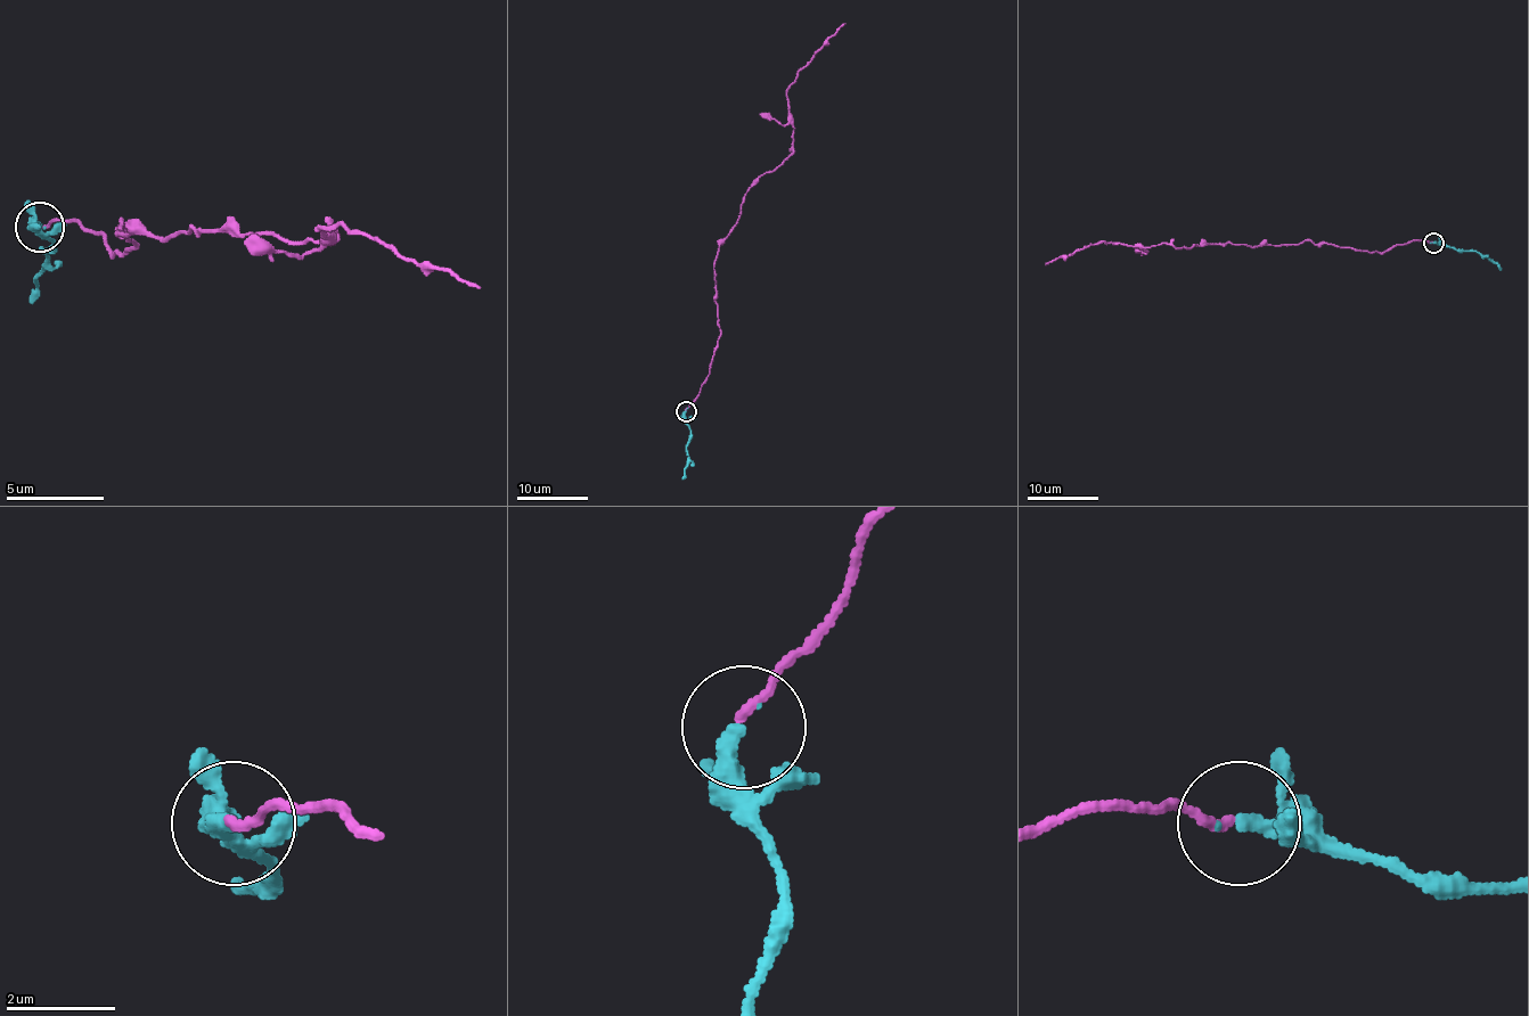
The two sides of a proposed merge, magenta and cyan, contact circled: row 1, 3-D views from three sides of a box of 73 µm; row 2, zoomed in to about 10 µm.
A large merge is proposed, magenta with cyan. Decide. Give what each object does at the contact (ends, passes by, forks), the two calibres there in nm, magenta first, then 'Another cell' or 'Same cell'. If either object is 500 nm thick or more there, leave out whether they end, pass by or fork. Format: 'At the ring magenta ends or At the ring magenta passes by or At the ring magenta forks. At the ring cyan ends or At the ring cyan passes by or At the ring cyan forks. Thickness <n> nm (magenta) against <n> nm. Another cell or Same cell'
At the ring magenta ends. At the ring cyan ends. Thickness 160 nm (magenta) against 340 nm. Another cell

